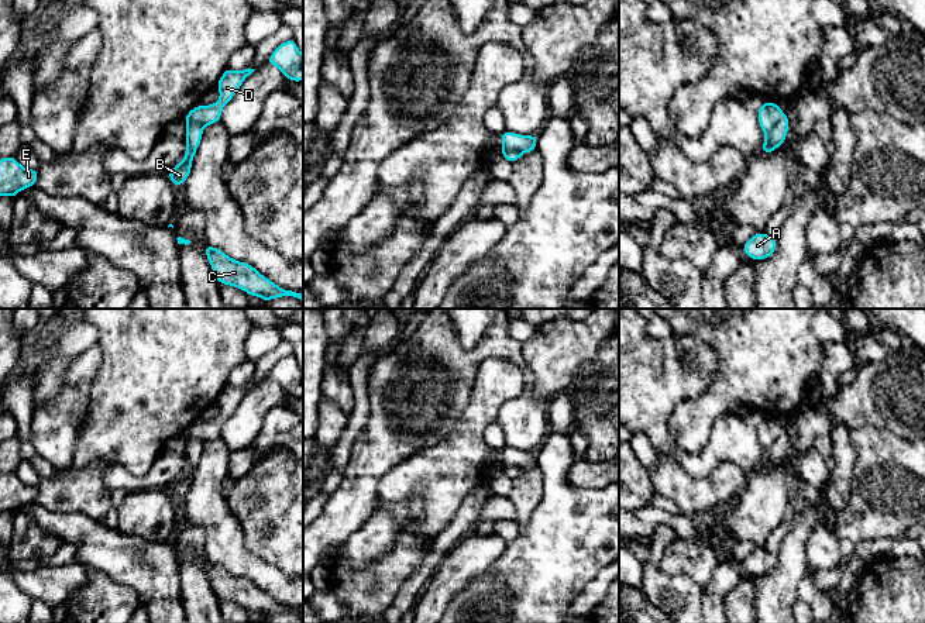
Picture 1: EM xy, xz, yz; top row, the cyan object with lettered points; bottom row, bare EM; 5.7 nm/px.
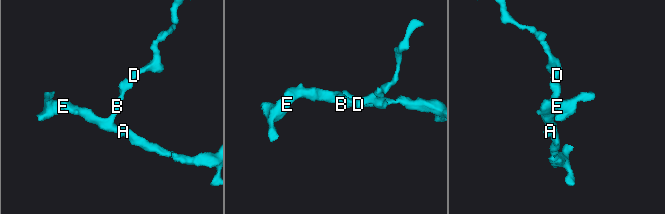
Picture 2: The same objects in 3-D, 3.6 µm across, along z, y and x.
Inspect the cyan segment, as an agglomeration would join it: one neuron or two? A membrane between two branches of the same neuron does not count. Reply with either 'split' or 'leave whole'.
split

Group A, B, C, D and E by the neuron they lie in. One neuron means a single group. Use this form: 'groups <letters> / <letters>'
groups A B C E / D

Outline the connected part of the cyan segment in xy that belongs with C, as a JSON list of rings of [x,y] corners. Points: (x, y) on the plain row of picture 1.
[[[210,560],[204,562],[204,569],[220,600],[238,603],[250,612],[261,613],[264,617],[285,612],[293,612],[298,613],[303,620],[302,609],[279,603],[250,579],[234,576],[221,565],[217,565]]]

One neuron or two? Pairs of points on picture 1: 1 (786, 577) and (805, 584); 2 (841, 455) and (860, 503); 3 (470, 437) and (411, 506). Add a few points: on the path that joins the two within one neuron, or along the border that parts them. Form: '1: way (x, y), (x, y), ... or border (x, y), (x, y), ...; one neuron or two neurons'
1: border (807, 572), (797, 589); two neurons
2: border (853, 447), (850, 498), (839, 510); two neurons
3: border (425, 508), (423, 499), (413, 494), (389, 509); two neurons

